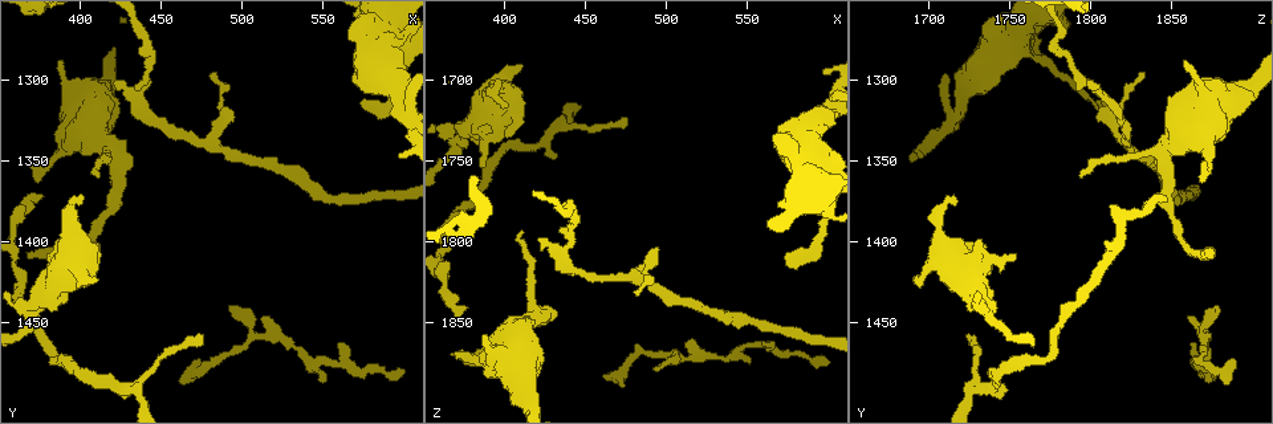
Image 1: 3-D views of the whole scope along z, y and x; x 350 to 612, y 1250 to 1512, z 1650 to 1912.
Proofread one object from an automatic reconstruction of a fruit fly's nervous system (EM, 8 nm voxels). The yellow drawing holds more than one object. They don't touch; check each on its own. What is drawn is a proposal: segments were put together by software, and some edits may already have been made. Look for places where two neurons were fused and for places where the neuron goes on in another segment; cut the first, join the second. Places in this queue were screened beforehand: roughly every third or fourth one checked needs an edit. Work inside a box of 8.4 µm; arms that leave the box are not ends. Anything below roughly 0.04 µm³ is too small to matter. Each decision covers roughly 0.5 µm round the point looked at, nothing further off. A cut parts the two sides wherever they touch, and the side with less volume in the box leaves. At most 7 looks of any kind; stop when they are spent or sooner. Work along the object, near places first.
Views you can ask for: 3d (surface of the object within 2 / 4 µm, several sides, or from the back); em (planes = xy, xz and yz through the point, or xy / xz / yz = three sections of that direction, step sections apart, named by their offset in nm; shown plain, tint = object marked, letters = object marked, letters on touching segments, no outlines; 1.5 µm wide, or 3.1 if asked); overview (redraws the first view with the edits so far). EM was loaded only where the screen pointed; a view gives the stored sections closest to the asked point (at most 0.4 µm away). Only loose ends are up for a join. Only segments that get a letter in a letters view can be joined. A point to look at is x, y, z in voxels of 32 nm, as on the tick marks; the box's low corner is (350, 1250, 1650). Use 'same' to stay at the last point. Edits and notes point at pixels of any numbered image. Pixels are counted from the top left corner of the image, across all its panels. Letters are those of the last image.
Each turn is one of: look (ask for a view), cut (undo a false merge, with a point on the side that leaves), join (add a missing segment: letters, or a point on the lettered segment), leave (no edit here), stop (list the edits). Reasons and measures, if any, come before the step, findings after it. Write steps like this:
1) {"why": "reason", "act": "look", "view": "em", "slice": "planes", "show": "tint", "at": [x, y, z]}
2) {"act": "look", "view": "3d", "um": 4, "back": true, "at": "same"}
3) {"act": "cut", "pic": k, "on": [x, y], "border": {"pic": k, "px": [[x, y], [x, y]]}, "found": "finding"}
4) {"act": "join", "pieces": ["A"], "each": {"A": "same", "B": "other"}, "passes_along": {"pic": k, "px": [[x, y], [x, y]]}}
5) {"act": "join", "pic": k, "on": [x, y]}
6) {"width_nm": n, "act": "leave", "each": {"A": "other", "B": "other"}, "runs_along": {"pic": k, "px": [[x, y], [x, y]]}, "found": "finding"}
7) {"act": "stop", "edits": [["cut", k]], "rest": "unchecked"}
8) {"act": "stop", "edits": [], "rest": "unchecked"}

{"why": "branch stops here", "act": "look", "view": "em", "slice": "xy", "step": 8, "show": "tint", "at": [410, 1424, 1692]}

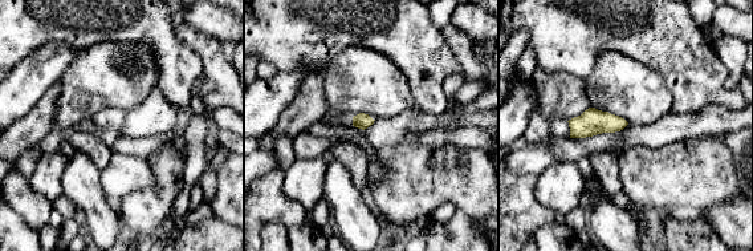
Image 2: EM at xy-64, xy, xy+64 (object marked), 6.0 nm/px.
{"act": "look", "view": "em", "slice": "xz", "step": 4, "show": "letters", "at": "same"}

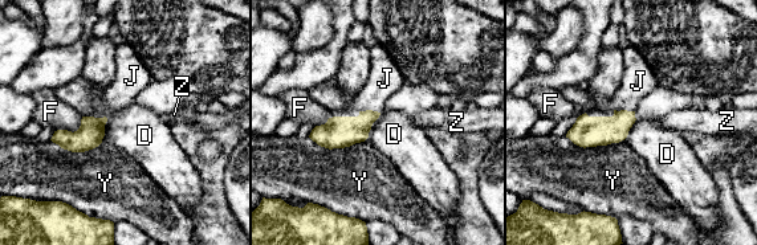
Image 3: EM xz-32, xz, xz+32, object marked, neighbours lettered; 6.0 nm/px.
{"act": "join", "pieces": ["J"], "each": {"D": "other", "F": "other", "J": "same", "Y": "other", "Z": "other"}, "passes_along": {"pic": 3, "px": [[338, 131], [370, 110], [385, 78]]}, "found": "it goes on there"}

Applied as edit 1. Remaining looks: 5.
{"why": "see it whole again", "act": "look", "view": "overview"}

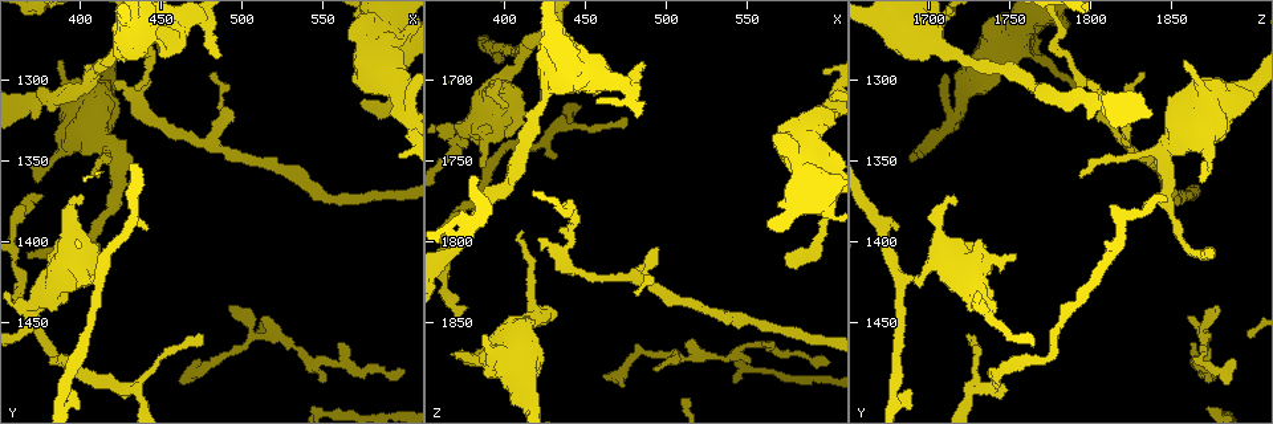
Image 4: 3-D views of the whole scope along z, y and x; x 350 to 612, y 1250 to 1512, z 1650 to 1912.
{"why": "tapers out", "act": "look", "view": "3d", "um": 4, "at": [476, 1456, 1724]}

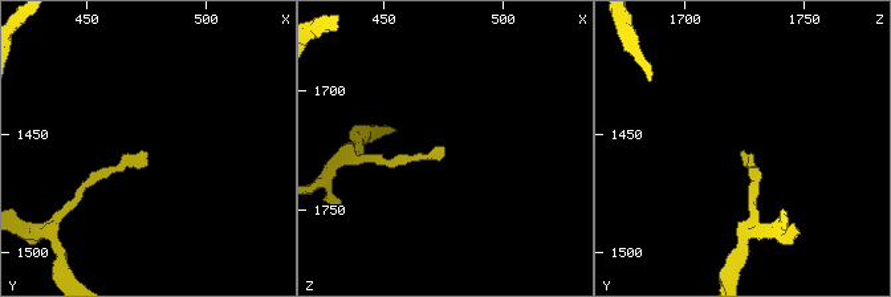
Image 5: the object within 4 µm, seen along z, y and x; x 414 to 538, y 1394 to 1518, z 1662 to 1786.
{"act": "look", "view": "em", "slice": "xz", "step": 8, "show": "letters", "at": [475, 1458, 1725]}

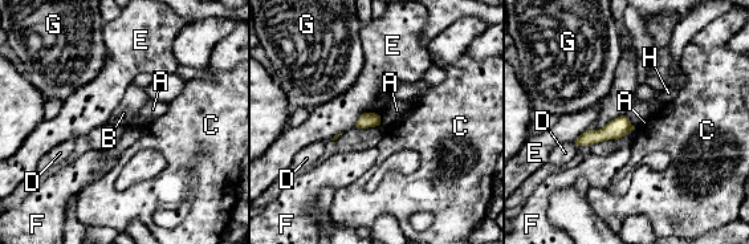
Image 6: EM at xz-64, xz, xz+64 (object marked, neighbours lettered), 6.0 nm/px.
{"longest_contact_nm": ["E", 130], "act": "leave", "each": {"A": "other", "B": "other", "C": "other", "D": "other", "E": "other", "F": "other", "G": "other", "H": "other"}, "border": {"pic": 6, "px": [[374, 112], [379, 116]]}, "found": "none of them fits"}

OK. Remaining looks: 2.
{"why": "long arm stops here", "act": "look", "view": "em", "slice": "planes", "show": "letters", "at": [572, 1314, 1812]}

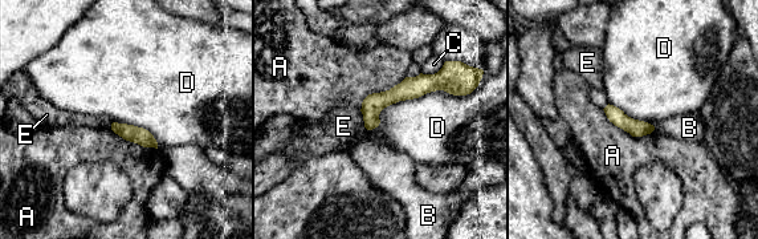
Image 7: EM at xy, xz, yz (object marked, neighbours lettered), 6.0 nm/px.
{"longest_contact_nm": ["D", 500], "act": "leave", "each": {"A": "other", "B": "other", "C": "other", "D": "other", "E": "other"}, "runs_along": {"pic": 7, "px": [[427, 86], [384, 98], [367, 124]]}, "found": "no lettered segment goes on from it"}

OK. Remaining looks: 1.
{"act": "stop", "edits": [["join", 3]], "rest": "unchecked"}

